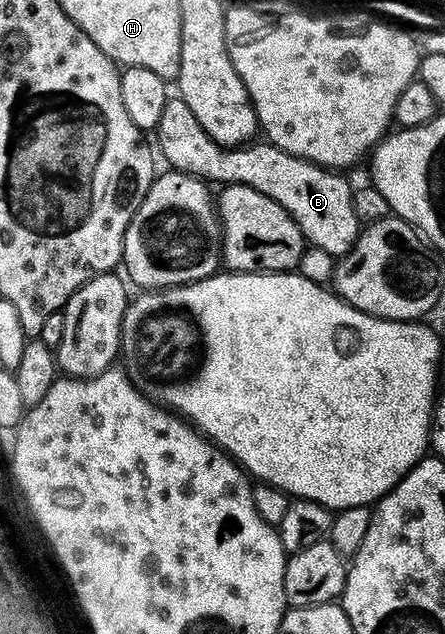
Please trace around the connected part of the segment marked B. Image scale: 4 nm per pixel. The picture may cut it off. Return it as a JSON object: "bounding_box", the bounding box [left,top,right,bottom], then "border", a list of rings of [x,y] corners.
{"bounding_box":[157,97,360,257],"border":[[[180,97],[167,98],[164,113],[160,113],[157,135],[157,150],[160,155],[162,150],[163,157],[170,162],[167,164],[173,170],[205,179],[210,185],[248,185],[264,193],[264,197],[272,197],[272,201],[276,201],[276,205],[280,205],[280,209],[284,209],[292,221],[296,221],[302,238],[309,246],[341,257],[350,252],[358,239],[360,224],[352,205],[354,187],[342,176],[345,174],[296,157],[269,141],[251,141],[240,147],[221,147],[212,141],[212,137],[208,137],[208,133],[204,133],[204,125],[196,121],[192,109],[188,109]]]}

